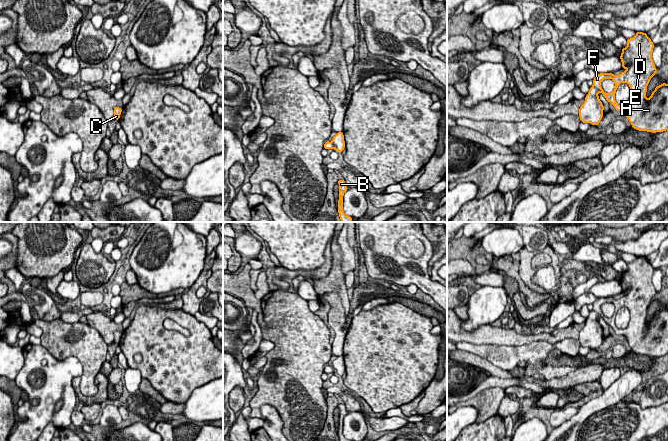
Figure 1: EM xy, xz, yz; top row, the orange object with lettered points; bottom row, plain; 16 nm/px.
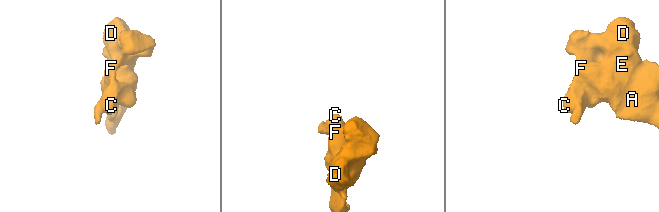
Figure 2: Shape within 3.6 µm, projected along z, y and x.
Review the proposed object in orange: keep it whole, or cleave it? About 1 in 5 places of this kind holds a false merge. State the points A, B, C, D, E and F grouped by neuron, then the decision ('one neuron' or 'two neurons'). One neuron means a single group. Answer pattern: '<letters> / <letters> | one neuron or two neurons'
A B C D E F | one neuron

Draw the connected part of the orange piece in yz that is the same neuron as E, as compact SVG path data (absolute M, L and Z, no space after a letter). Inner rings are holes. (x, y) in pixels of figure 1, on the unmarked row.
M636 256L636 259L633 262L627 263L627 270L622 272L620 280L623 289L622 293L626 292L627 294L617 300L613 297L599 297L593 303L593 309L590 311L590 314L585 321L585 325L579 333L581 346L590 347L593 350L599 349L603 341L604 330L600 325L598 318L602 317L606 324L614 330L615 334L626 337L627 343L635 354L652 357L668 354L668 308L660 308L652 316L651 320L648 323L646 322L647 310L651 302L657 297L657 292L652 283L654 269L655 268L647 260L647 257L643 256ZM604 303L612 303L615 307L614 314L609 318L601 311L601 306ZM621 307L627 307L631 312L631 323L624 329L619 329L615 324L615 317Z

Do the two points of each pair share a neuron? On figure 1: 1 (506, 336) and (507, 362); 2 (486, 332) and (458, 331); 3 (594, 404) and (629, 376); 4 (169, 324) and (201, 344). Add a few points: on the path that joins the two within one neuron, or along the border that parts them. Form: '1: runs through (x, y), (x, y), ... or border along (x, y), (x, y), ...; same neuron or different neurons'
1: border along (529, 343), (521, 345), (482, 345); different neurons
2: runs through (479, 335), (465, 335); same neuron
3: runs through (603, 401), (621, 385); same neuron
4: border along (166, 328), (190, 335); different neurons

